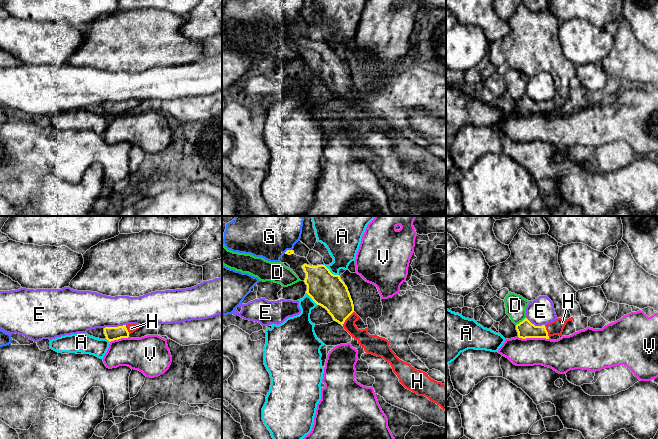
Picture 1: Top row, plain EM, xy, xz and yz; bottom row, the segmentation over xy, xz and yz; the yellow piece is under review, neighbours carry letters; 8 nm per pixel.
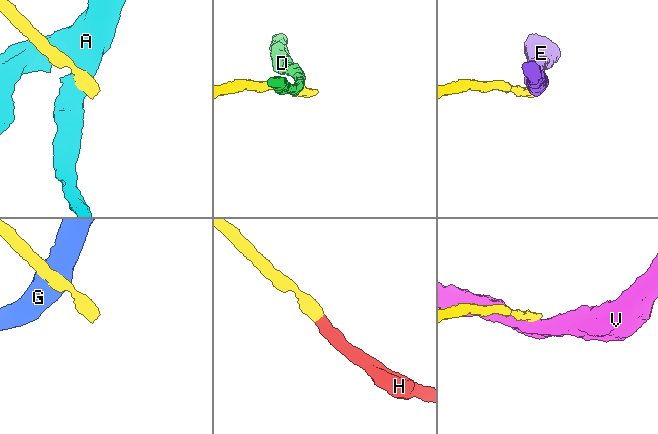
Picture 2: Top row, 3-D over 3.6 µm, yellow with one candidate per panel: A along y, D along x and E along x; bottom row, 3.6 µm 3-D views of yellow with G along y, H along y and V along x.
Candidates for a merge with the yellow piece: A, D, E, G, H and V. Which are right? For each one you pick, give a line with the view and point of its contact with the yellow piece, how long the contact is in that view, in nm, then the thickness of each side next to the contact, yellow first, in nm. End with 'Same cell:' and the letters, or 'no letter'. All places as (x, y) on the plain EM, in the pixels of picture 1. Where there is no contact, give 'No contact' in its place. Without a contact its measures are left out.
H: Touches yellow at xz (347, 93). Shared border 150 nm. Thickness 260 nm (yellow) against 120 nm
Same cell: H

